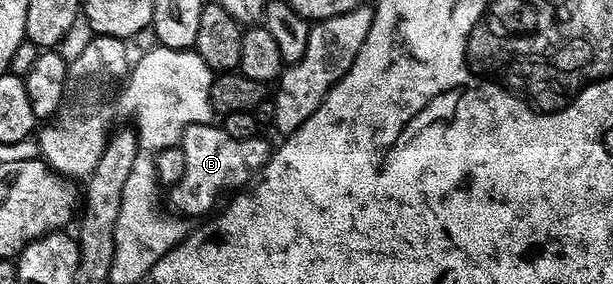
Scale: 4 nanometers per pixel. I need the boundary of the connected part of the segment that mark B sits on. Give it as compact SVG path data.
M196 123L188 127L181 134L179 144L185 158L183 177L179 177L179 181L168 188L168 206L182 217L208 216L218 206L217 198L224 191L233 193L244 188L268 163L271 146L269 147L267 140L261 138L260 134L242 139L231 137L224 126L213 123Z

